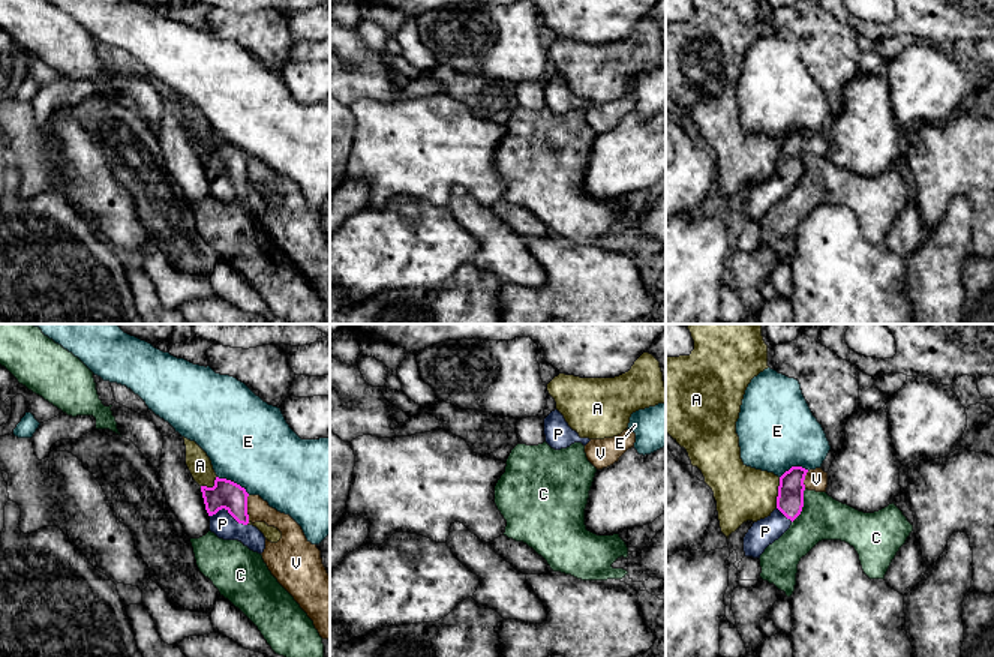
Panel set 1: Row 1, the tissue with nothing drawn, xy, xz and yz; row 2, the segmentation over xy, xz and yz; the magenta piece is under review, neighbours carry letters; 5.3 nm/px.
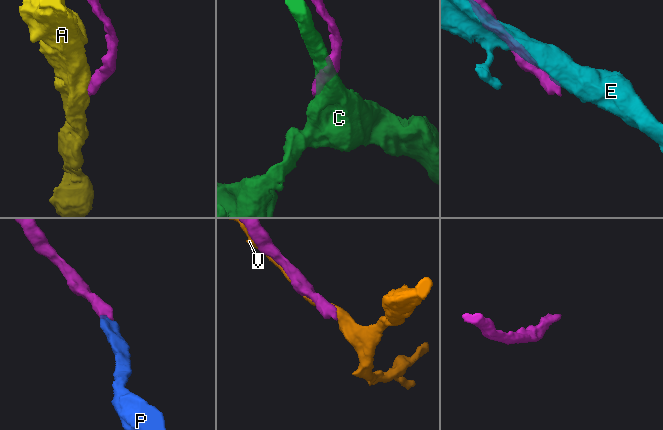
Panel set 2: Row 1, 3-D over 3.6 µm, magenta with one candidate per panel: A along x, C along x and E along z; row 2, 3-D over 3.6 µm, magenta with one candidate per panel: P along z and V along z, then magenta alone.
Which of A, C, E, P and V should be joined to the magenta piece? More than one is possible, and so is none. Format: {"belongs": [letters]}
{"belongs": ["P"]}

